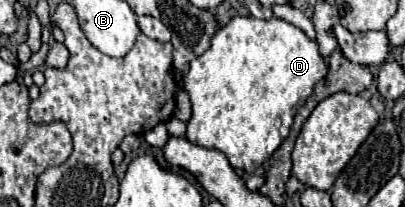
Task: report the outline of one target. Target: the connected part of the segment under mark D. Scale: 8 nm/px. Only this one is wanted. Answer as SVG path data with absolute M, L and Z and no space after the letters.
M235 16L217 30L211 40L211 48L193 60L191 70L183 76L183 90L191 98L193 116L187 122L187 140L221 150L233 168L255 172L287 138L293 124L293 116L299 104L311 96L315 84L329 72L327 60L319 52L317 40L305 36L305 32L281 18L257 20L253 16Z

